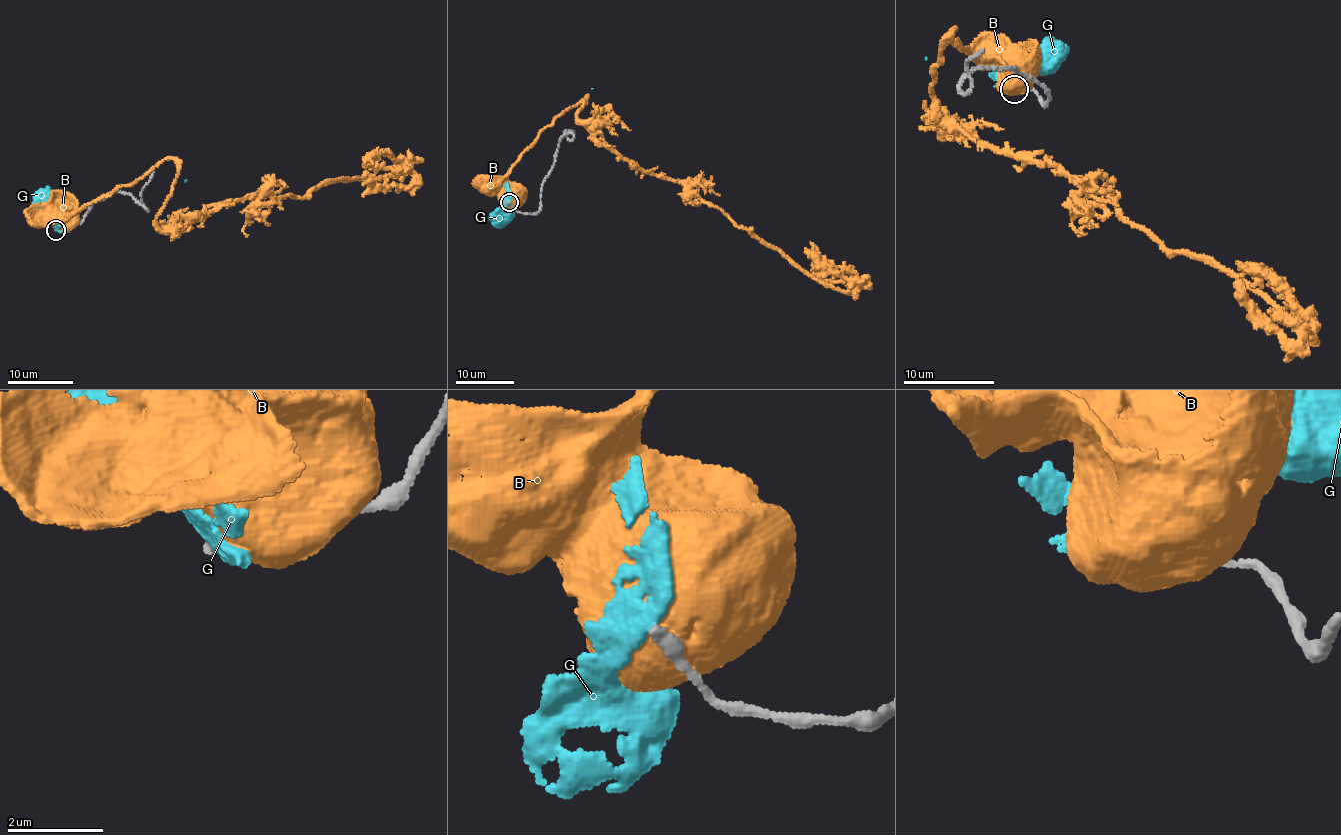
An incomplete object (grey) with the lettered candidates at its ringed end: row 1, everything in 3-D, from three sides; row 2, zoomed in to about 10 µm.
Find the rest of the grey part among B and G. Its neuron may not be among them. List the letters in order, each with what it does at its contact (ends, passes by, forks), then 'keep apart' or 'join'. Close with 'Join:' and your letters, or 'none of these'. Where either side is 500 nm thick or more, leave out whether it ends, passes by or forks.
B: keep apart
G: it passes by; keep apart
Join: none of these

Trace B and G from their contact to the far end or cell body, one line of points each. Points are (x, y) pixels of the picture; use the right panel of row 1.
B: (1021, 86), (1009, 73)
G: (1015, 87), (989, 74), (926, 58)

